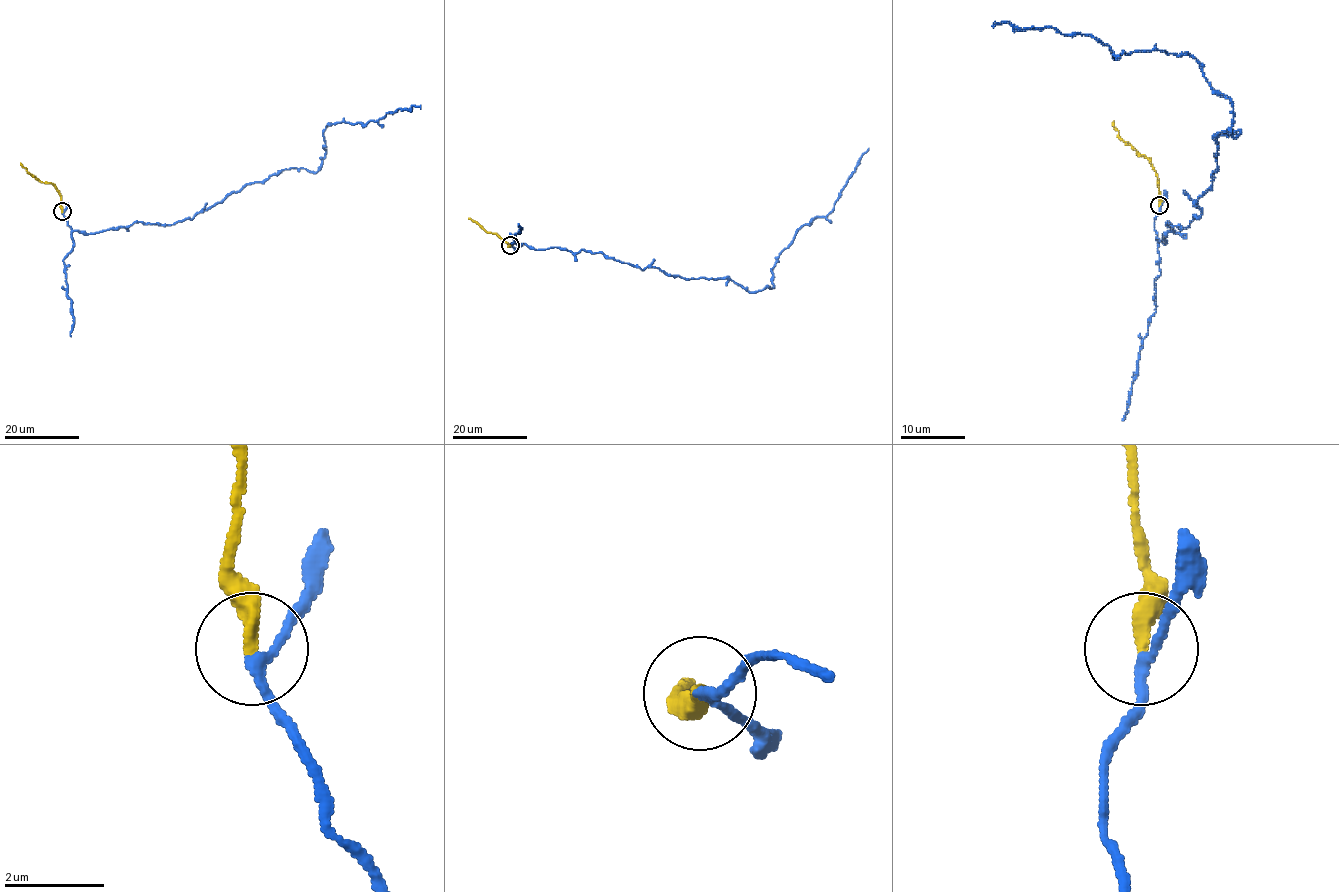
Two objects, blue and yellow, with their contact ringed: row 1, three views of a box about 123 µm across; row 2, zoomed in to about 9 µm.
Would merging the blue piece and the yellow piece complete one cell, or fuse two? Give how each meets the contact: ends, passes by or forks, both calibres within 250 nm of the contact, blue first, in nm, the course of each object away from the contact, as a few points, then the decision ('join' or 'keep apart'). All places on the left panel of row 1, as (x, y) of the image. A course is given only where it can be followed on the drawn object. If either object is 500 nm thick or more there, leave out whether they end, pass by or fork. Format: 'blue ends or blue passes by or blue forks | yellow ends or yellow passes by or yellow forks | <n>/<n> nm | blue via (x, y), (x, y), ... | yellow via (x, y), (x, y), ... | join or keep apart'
blue passes by | yellow ends | 180/320 nm | blue via (62, 212), (86, 234), (170, 225), (282, 170), (316, 172), (328, 124), (420, 108) | yellow via (62, 211), (59, 192), (51, 183), (39, 181), (20, 163) | join

